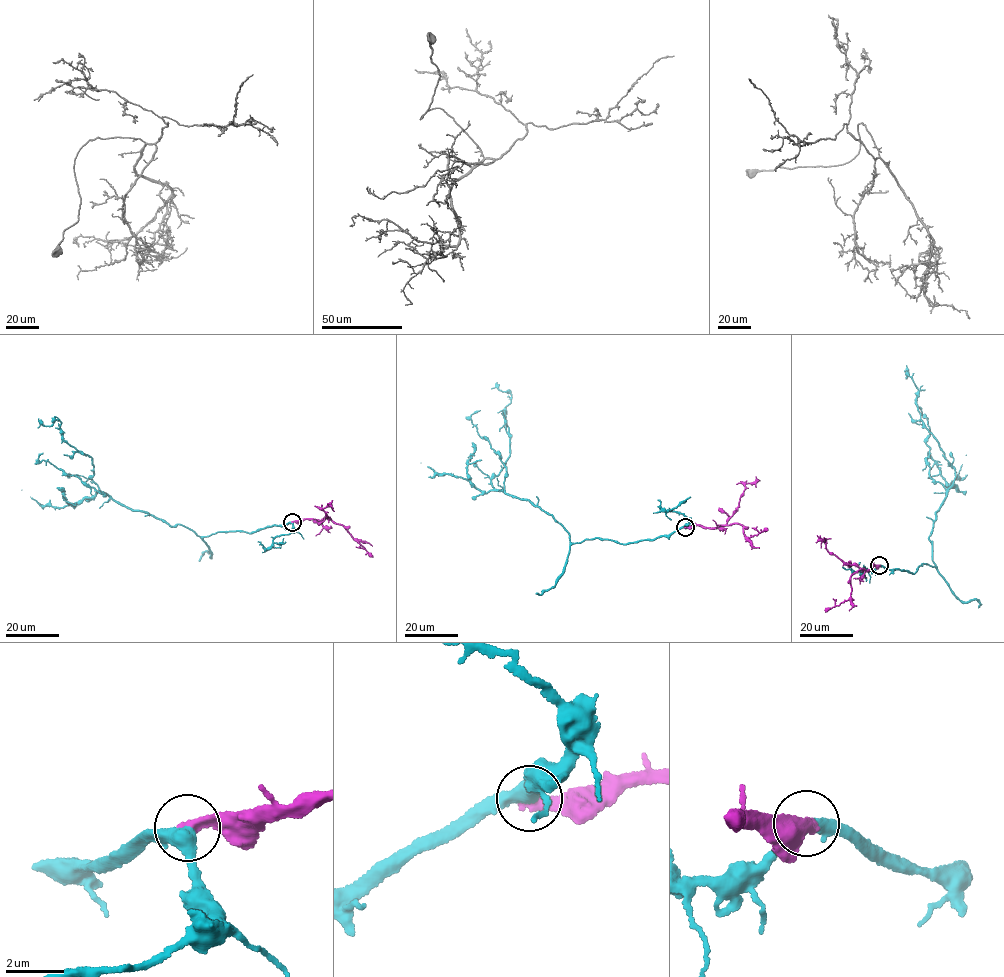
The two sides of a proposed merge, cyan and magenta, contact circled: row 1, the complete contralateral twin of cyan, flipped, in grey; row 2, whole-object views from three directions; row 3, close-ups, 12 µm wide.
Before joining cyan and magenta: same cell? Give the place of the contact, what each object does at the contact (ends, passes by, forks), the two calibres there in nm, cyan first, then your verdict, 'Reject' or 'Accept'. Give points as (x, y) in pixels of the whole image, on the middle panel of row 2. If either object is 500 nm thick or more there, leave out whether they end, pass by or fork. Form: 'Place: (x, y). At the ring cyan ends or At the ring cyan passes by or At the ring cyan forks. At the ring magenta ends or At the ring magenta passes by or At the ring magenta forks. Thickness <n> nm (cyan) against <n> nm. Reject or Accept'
Place: (685, 527). At the ring cyan passes by. At the ring magenta ends. Thickness 480 nm (cyan) against 380 nm. Accept

